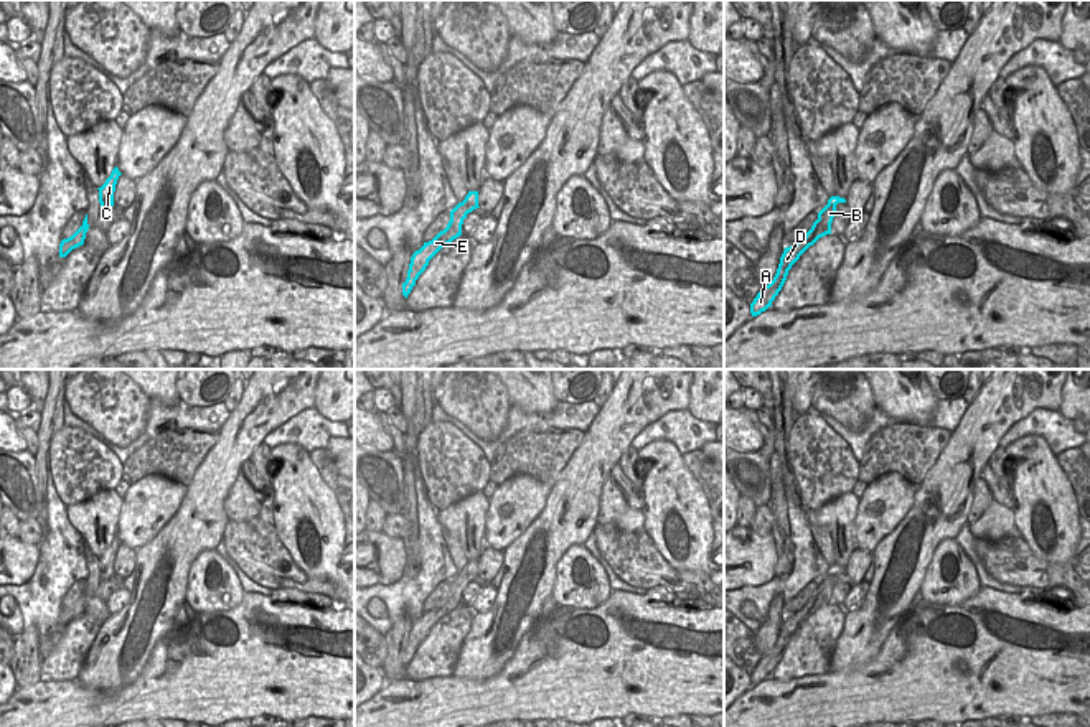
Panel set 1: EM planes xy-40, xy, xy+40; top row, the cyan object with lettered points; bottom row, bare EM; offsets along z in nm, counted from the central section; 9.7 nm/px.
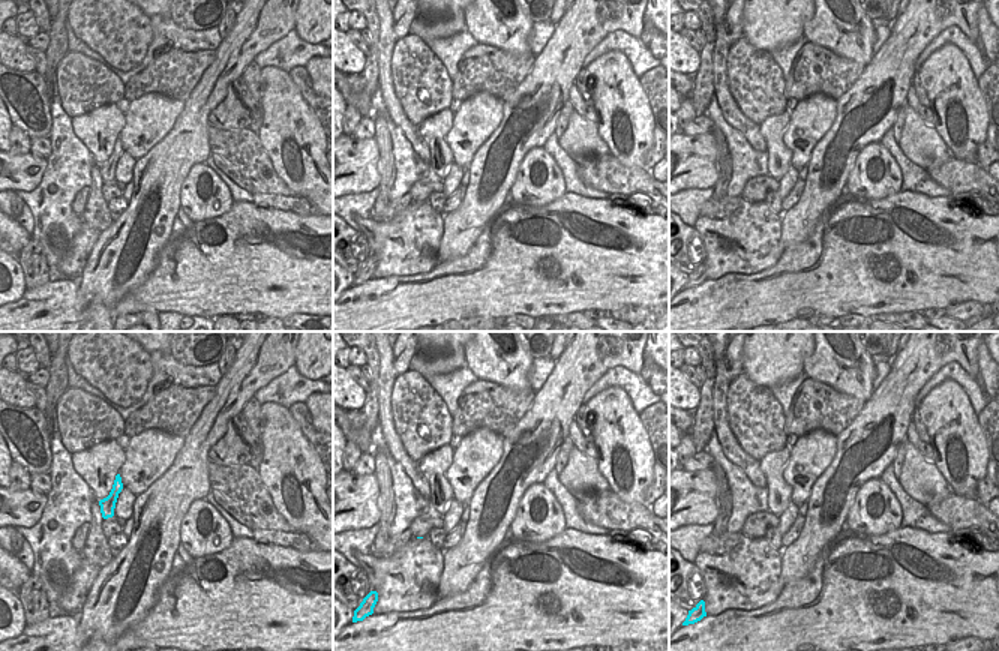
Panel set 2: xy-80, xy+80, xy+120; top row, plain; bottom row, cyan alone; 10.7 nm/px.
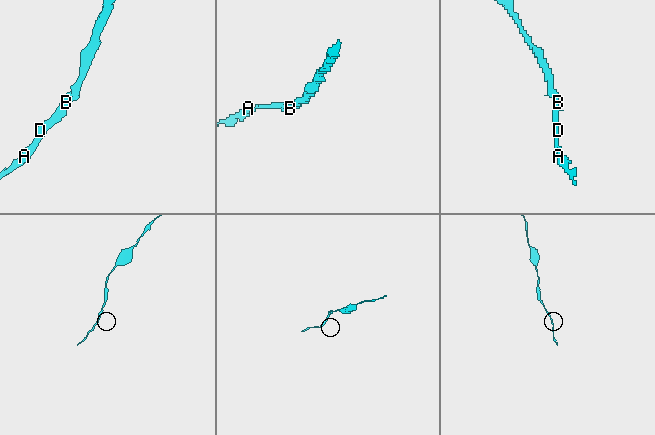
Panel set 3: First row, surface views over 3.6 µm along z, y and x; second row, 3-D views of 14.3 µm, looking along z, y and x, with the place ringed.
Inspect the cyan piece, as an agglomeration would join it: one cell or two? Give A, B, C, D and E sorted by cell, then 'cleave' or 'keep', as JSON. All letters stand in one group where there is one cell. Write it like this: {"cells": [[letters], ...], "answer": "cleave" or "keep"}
{"cells": [["A", "B", "C", "D", "E"]], "answer": "keep"}

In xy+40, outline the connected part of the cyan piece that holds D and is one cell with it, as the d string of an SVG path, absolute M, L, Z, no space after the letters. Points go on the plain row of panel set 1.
M831 565L828 569L828 574L818 582L818 589L813 592L811 598L805 603L805 607L795 612L793 615L785 617L773 650L768 651L765 656L762 656L762 659L750 673L752 686L760 684L768 676L772 676L772 671L775 669L775 666L778 664L787 650L788 640L800 628L800 625L820 607L831 603L831 592L833 587L836 585L838 572L846 572L846 569L839 565Z

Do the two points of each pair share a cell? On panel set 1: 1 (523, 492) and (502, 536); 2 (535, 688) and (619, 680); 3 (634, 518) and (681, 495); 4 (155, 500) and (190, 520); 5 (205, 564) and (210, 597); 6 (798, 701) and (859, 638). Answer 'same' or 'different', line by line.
1: same
2: same
3: different
4: different
5: same
6: different

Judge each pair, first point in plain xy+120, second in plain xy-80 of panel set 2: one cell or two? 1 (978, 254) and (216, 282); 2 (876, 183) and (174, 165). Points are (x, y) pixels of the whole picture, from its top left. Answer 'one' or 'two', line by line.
1: one
2: two

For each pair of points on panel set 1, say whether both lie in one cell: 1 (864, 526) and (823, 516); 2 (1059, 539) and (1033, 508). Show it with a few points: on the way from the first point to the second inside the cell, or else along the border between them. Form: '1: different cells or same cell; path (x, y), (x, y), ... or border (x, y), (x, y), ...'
1: different cells; border (859, 498), (855, 518), (855, 546)
2: same cell; path (1052, 531), (1041, 516)

